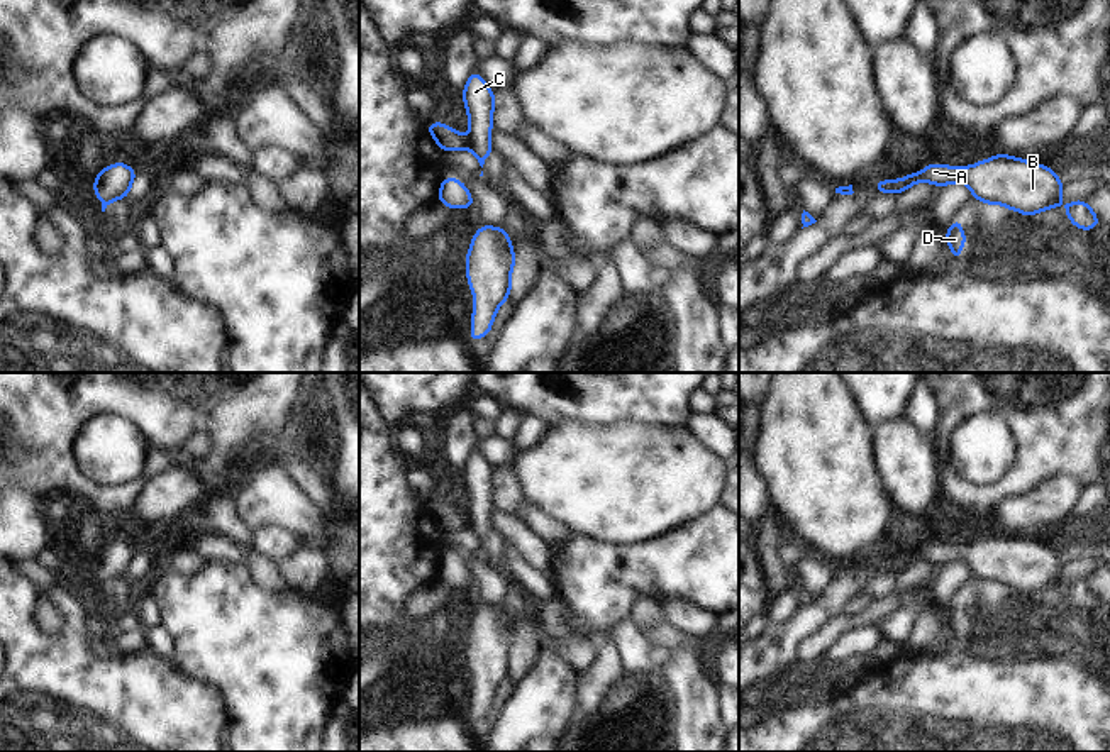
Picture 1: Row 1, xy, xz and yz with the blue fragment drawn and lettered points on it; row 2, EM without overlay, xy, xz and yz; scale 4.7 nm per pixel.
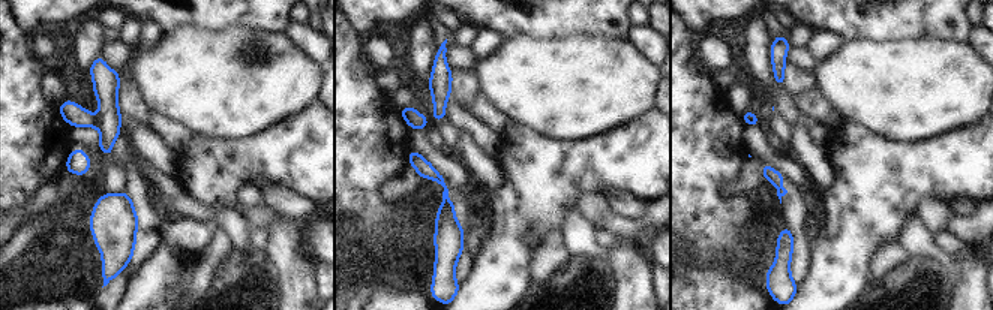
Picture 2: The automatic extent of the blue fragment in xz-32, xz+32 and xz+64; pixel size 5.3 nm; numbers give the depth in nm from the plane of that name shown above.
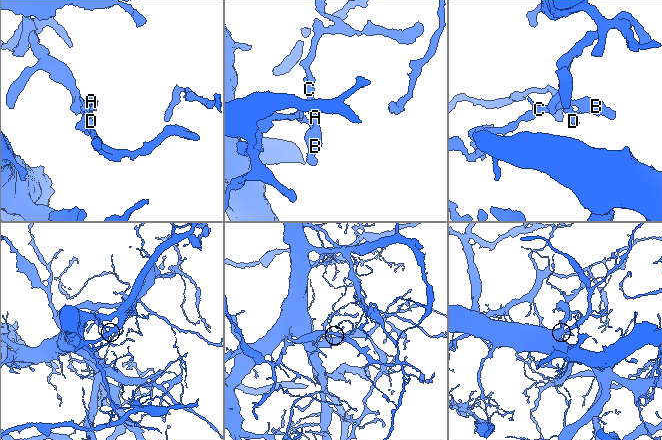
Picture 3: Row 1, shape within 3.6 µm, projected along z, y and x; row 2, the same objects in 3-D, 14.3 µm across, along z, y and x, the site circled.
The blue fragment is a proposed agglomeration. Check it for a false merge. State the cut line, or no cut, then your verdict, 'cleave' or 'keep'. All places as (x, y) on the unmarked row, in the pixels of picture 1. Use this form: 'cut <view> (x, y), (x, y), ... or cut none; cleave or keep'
cut xz (466, 517), (470, 525); cleave

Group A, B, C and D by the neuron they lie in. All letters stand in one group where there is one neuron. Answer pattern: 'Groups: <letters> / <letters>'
Groups: A B C / D

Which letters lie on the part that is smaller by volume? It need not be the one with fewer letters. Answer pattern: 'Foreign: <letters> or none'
Foreign: A, B, C

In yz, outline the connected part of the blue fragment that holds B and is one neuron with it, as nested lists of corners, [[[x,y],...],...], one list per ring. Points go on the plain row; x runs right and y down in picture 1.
[[[998,532],[971,545],[930,542],[902,559],[876,561],[873,571],[900,574],[915,562],[932,562],[941,567],[966,562],[973,578],[990,579],[1025,596],[1061,586],[1064,567],[1059,554],[1047,545]]]

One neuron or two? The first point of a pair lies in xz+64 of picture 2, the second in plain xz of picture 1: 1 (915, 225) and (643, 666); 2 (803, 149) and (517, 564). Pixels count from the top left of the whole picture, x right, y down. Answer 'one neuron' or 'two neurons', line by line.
1: one neuron
2: one neuron

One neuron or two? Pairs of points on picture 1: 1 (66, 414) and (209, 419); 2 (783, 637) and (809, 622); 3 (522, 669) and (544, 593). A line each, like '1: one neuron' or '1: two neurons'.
1: one neuron
2: one neuron
3: two neurons

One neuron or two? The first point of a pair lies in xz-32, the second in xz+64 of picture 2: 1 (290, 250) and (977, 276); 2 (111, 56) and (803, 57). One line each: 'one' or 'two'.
1: one
2: one

